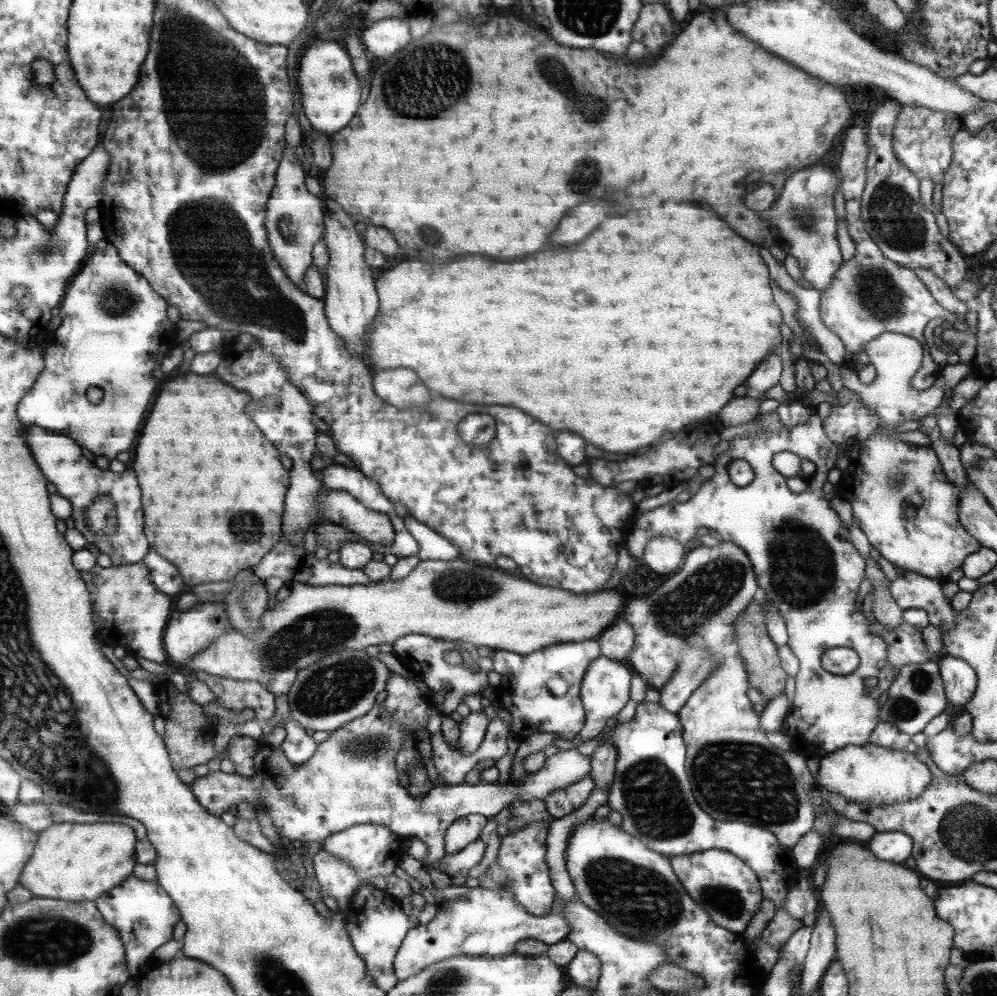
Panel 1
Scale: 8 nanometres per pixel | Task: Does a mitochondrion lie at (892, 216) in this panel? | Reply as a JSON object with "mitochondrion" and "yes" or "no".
{"mitochondrion":"yes"}

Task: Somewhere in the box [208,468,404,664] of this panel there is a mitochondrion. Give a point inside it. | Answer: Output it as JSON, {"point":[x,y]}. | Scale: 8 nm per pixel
{"point":[246,527]}

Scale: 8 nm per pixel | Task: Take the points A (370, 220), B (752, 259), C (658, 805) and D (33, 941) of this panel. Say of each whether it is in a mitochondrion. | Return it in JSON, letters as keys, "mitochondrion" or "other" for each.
{"A":"other","B":"other","C":"mitochondrion","D":"mitochondrion"}

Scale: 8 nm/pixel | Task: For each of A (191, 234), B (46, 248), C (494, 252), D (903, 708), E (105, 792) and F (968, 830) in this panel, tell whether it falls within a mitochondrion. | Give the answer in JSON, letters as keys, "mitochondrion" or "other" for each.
{"A":"mitochondrion","B":"mitochondrion","C":"other","D":"mitochondrion","E":"mitochondrion","F":"mitochondrion"}

